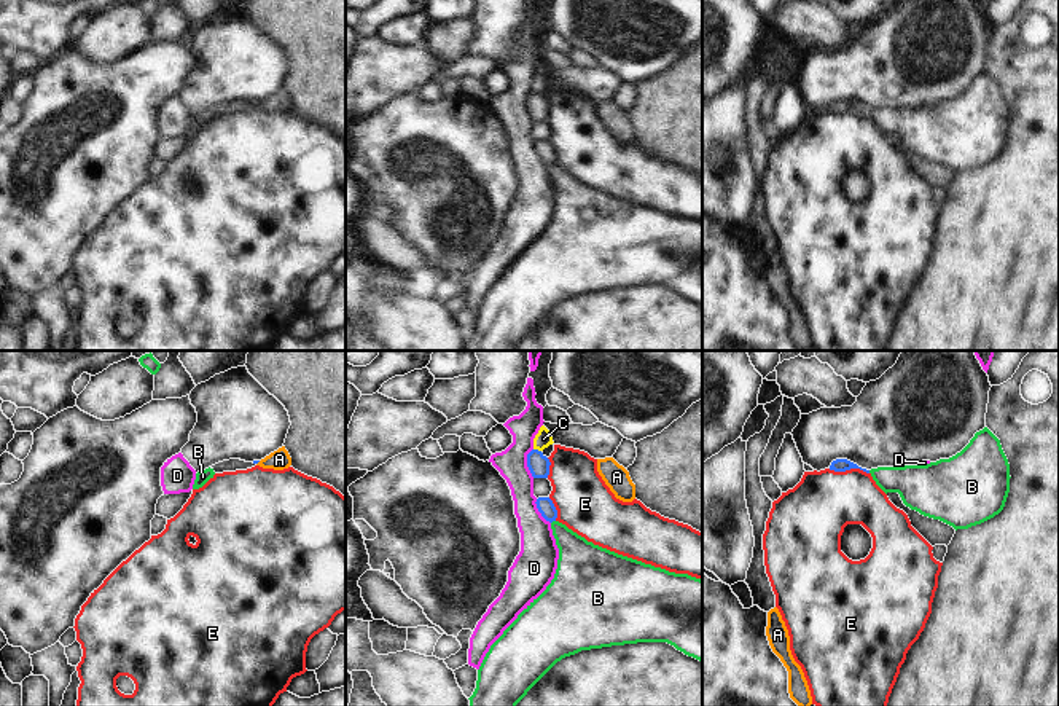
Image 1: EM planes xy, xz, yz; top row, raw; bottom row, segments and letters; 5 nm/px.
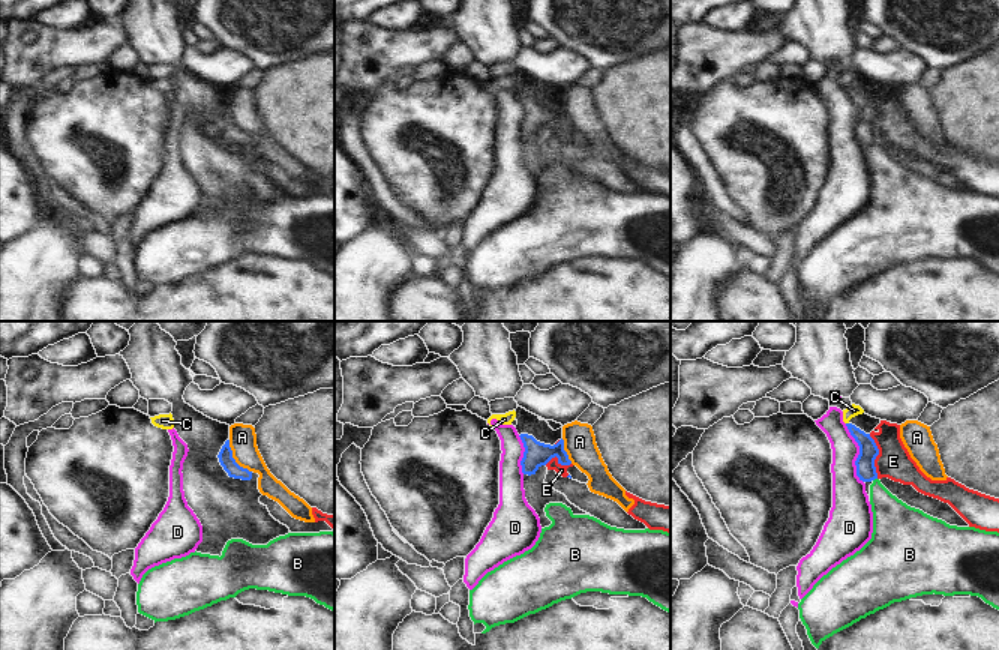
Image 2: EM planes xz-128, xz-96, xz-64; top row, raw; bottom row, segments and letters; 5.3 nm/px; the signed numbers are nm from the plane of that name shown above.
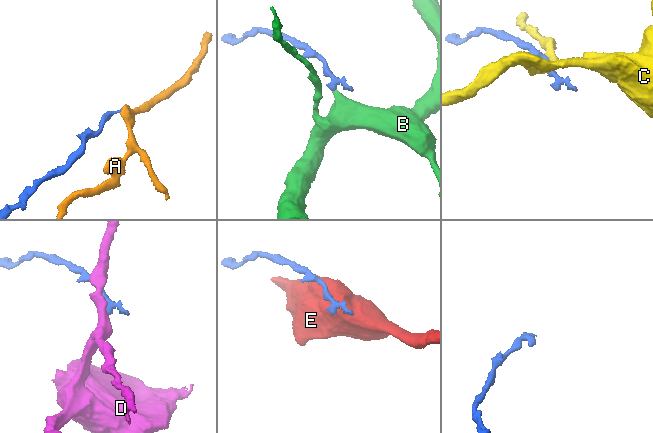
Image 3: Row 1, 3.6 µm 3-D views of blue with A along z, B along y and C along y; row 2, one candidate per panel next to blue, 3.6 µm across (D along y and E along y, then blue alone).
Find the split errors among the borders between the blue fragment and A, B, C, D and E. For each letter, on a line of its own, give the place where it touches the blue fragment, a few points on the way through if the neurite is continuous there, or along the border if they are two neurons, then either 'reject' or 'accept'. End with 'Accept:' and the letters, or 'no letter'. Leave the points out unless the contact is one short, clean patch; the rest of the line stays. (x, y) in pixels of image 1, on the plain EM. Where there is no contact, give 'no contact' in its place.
A: no contact; reject
B: meets blue in xz at (553, 163); border along xz (554, 163), (551, 166); reject
C: meets blue in xz at (537, 93); border along xz (534, 91), (540, 94); reject
D: meets blue in xz at (527, 105); reject
E: meets blue in yz at (849, 112); reject
Accept: no letter

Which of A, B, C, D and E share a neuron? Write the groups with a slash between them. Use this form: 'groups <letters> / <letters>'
groups A / B / C / D / E

